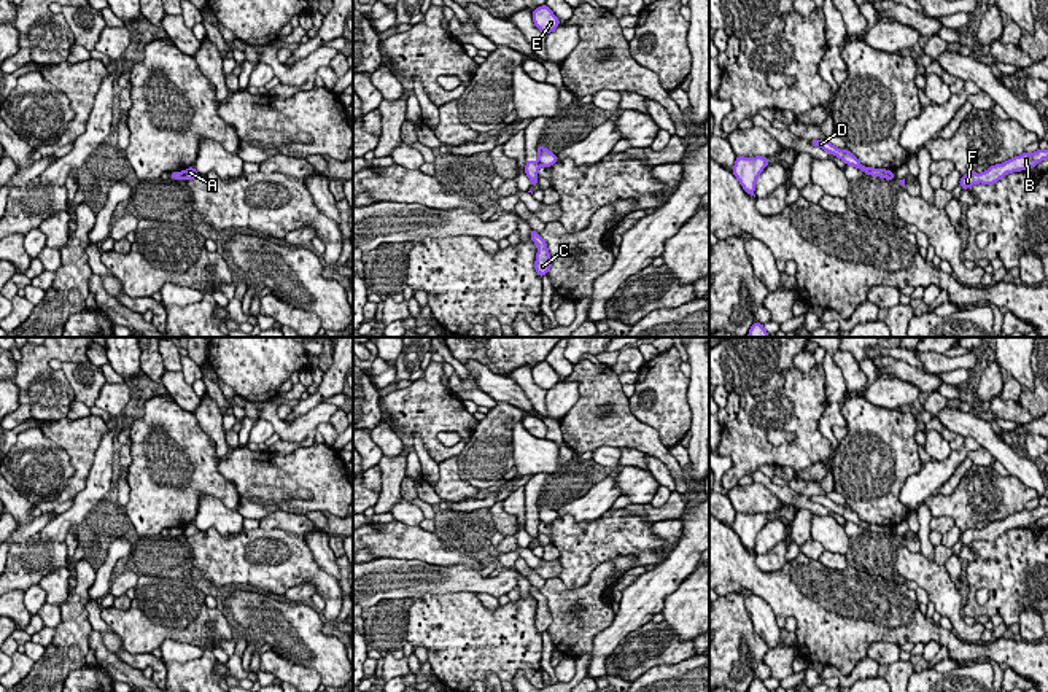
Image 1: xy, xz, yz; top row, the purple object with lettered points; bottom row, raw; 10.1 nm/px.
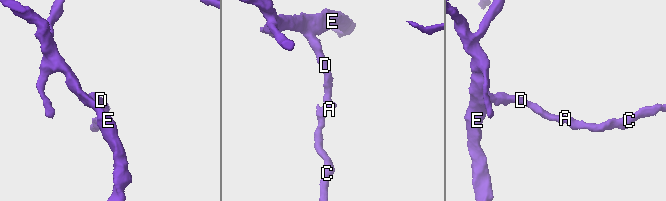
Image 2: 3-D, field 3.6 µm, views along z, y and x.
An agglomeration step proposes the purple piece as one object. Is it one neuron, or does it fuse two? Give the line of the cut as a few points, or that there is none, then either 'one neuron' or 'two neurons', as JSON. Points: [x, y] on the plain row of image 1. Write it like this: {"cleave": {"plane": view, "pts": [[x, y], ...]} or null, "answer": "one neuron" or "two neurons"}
{"cleave": {"plane": "xy", "pts": [[182, 528], [183, 533]]}, "answer": "two neurons"}

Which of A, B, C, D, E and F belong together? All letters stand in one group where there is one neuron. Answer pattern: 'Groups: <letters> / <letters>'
Groups: A D E / B C F

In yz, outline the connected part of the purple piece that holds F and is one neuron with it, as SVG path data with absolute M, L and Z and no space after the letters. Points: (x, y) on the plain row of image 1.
M1037 506L1032 511L1023 509L1021 512L1015 512L1003 520L991 522L986 528L981 530L968 528L964 533L961 533L959 541L962 542L962 546L968 546L976 539L994 541L1002 533L1011 528L1032 525L1046 514L1048 514L1048 506Z

